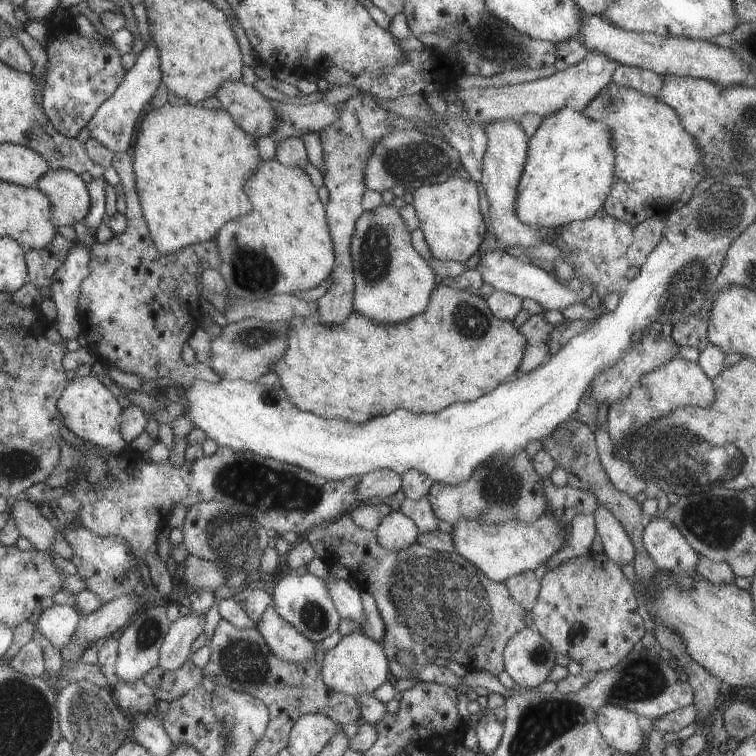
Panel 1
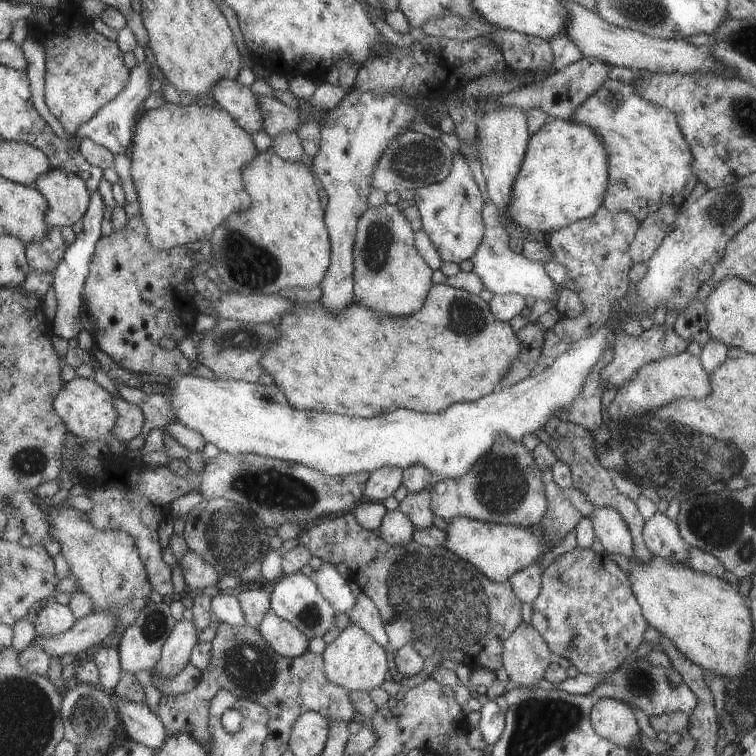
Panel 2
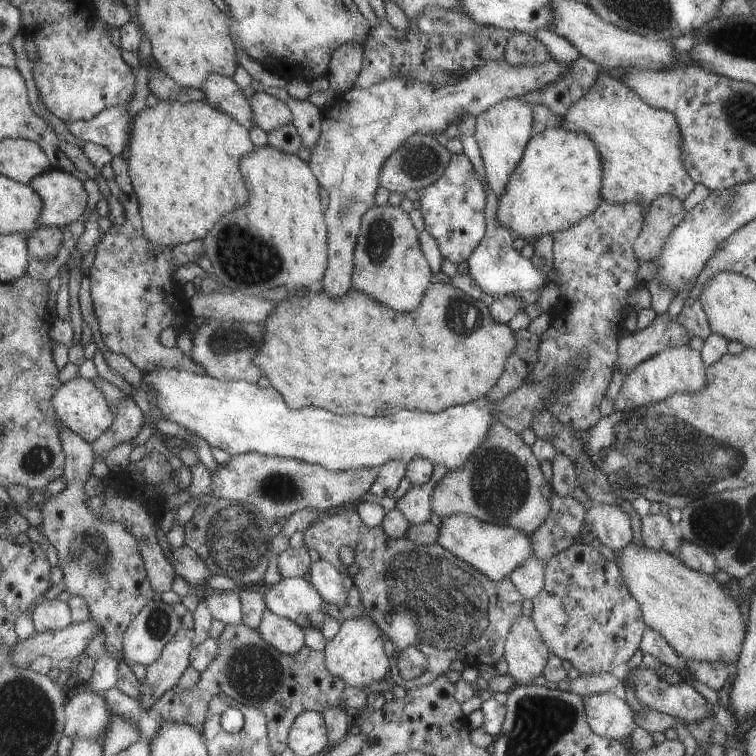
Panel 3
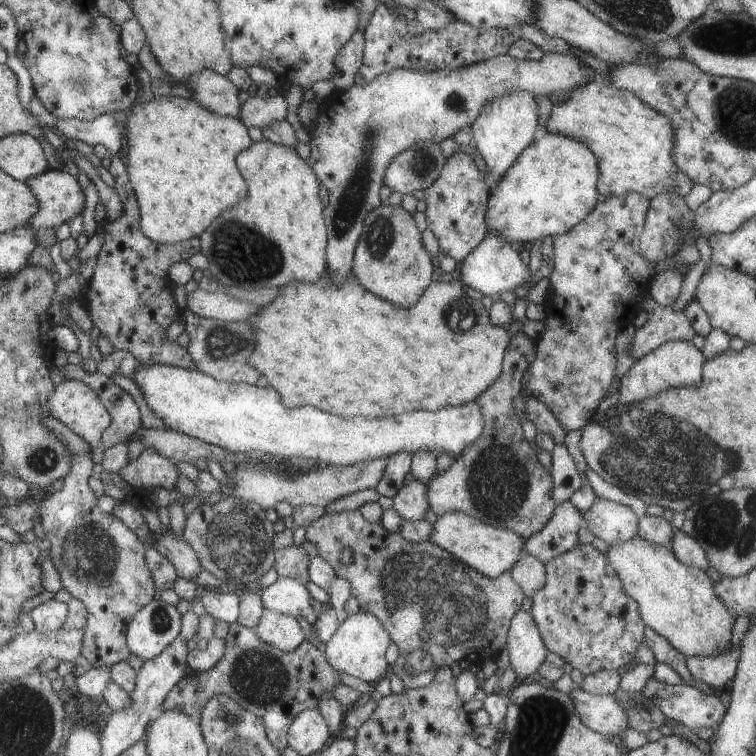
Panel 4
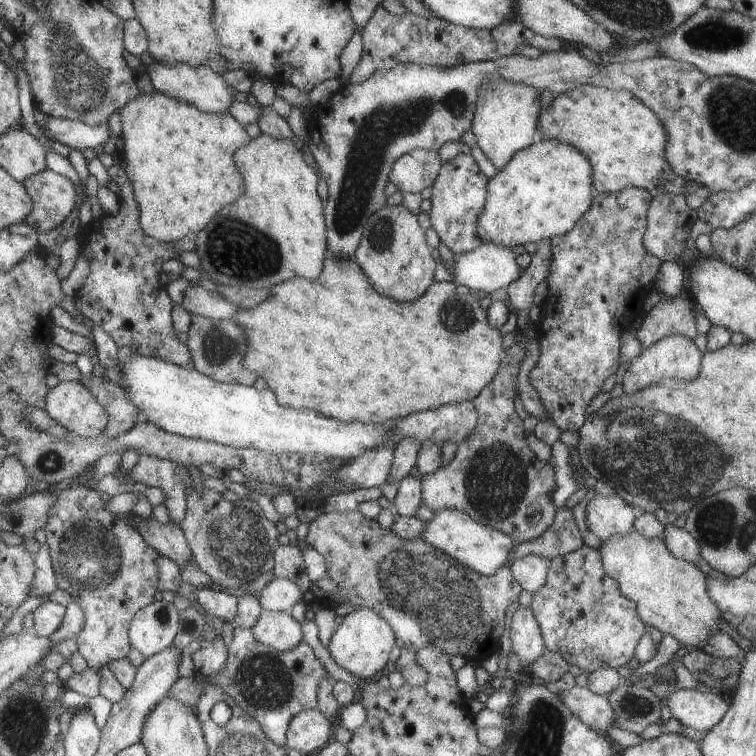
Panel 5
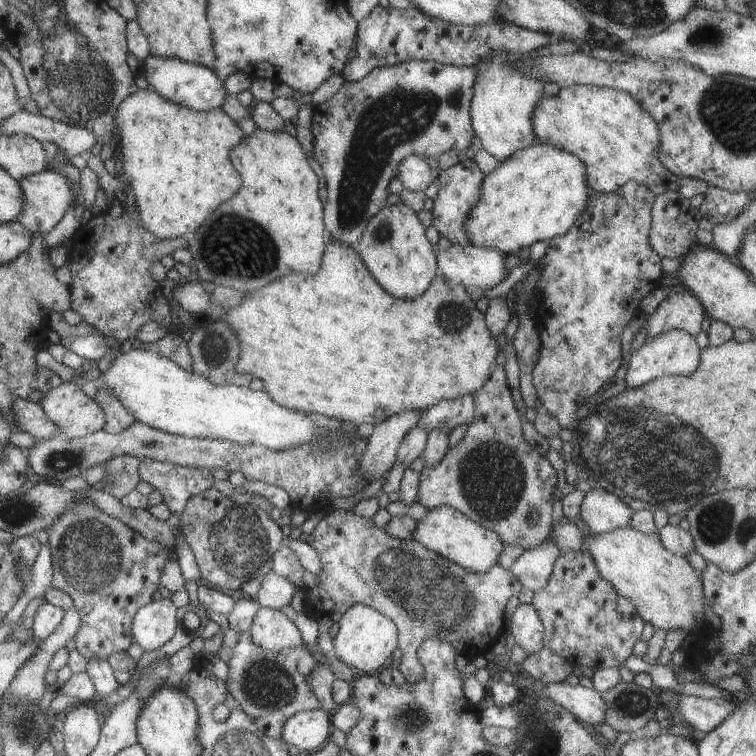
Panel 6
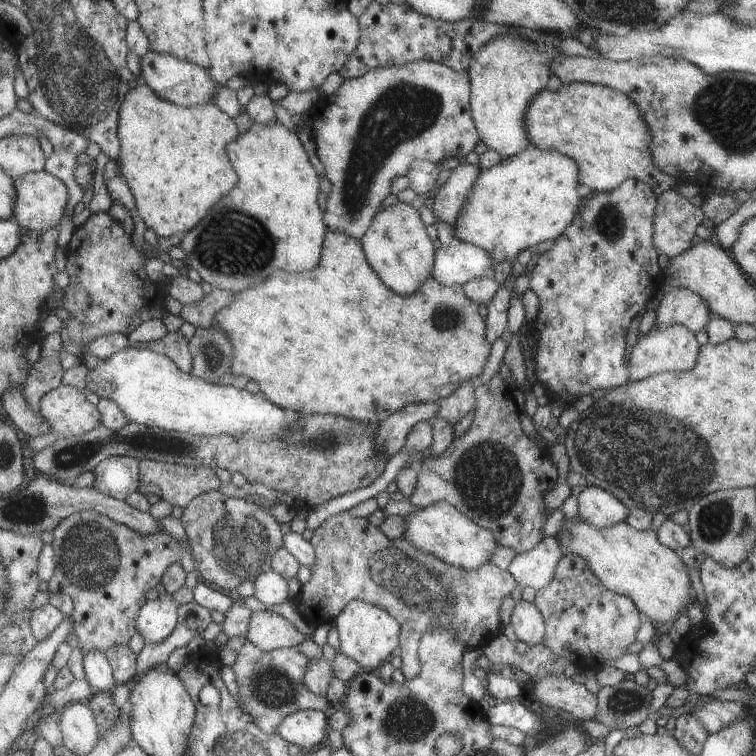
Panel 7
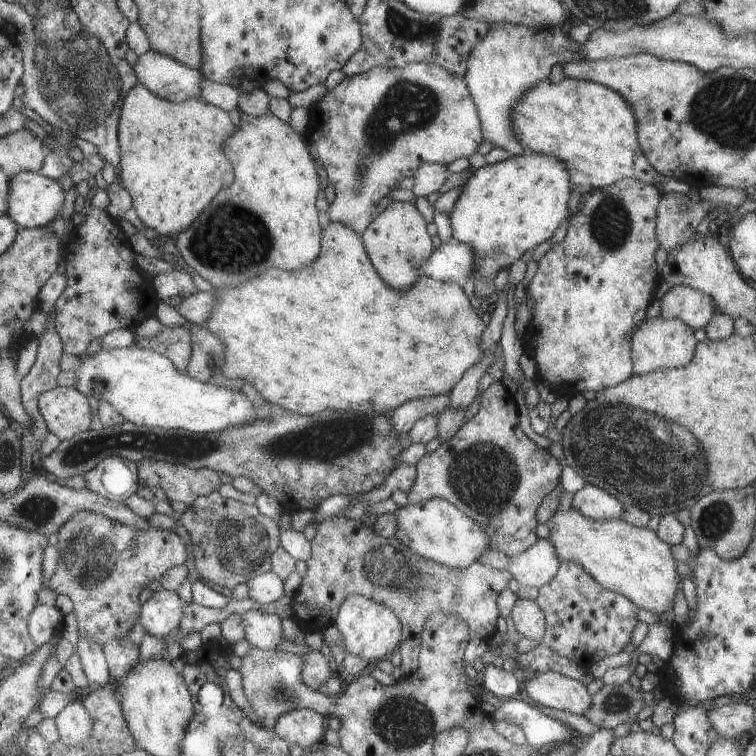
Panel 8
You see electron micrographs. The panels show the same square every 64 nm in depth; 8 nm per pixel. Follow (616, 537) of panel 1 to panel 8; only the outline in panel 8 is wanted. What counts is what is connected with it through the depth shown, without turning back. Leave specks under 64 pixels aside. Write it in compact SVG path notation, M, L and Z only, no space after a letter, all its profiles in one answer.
M587 483L574 492L570 503L579 514L591 520L609 520L624 512L624 506L614 496Z

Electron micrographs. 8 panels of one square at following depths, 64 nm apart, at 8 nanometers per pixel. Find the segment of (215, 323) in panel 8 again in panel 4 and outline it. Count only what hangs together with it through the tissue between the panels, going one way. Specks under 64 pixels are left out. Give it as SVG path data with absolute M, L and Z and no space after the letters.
M327 270L315 282L289 282L285 286L279 287L277 298L273 298L269 304L261 307L261 312L247 318L247 324L254 330L255 348L250 353L247 362L250 363L261 376L265 376L268 386L278 391L279 398L282 399L284 407L296 409L302 406L315 406L323 412L329 414L339 414L339 416L369 416L369 418L381 418L381 416L393 416L409 410L439 410L449 405L462 405L473 401L479 394L486 390L495 382L495 378L502 373L502 358L506 352L507 345L510 344L509 334L503 326L495 326L490 321L490 315L483 307L481 301L472 299L457 277L449 277L439 281L431 282L423 293L423 298L415 302L411 308L393 306L386 299L379 298L378 295L371 294L361 283L353 278L351 272L343 282L335 282Z

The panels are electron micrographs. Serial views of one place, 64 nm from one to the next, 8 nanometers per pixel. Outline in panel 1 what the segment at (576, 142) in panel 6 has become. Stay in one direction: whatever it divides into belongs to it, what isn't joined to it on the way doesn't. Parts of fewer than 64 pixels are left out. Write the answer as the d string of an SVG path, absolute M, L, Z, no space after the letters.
M610 83L582 112L607 126L614 142L614 183L602 206L610 218L633 228L651 216L669 214L686 205L697 184L707 178L696 139L682 126L677 112L656 97Z

